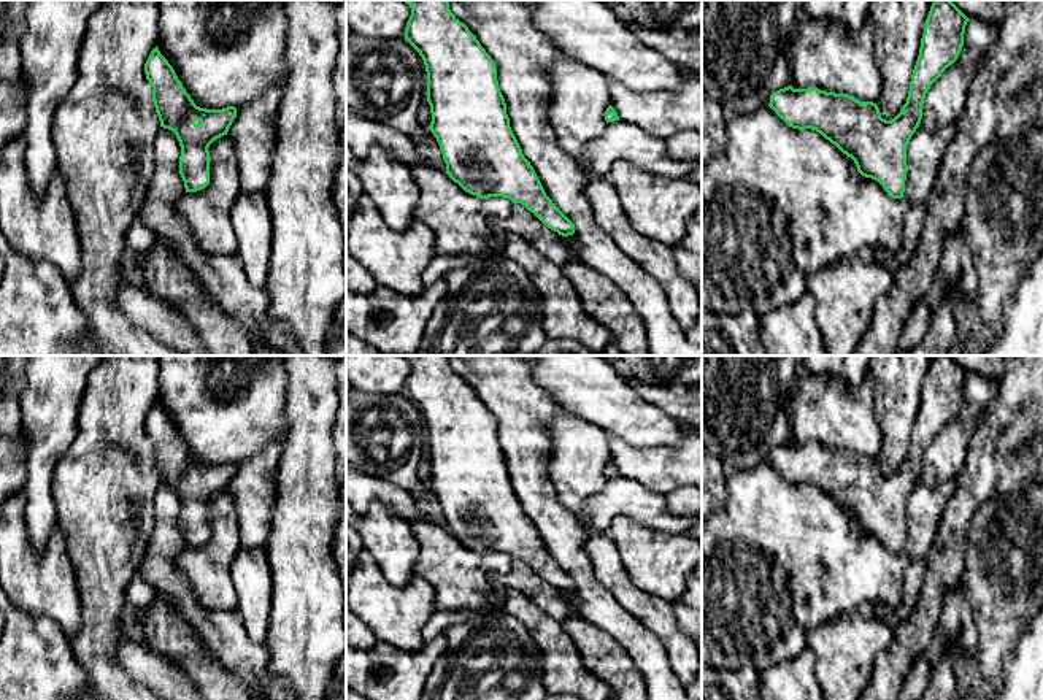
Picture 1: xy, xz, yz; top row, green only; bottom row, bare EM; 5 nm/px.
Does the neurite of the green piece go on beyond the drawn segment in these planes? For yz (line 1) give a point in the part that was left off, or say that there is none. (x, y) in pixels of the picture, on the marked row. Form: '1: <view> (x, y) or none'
1: none

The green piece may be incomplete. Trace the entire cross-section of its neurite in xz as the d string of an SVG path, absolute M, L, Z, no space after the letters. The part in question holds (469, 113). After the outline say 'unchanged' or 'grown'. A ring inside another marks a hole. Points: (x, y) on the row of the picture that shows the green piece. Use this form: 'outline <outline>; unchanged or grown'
outline M448 0L403 2L411 8L405 40L425 65L427 102L432 113L429 129L440 144L449 178L479 198L503 197L521 203L548 229L562 237L573 235L575 224L546 195L510 127L497 67L491 56L468 27L451 13Z; unchanged

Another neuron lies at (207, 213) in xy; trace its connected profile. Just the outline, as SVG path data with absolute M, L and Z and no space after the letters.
M224 135L208 151L210 184L197 192L184 192L175 211L191 229L197 249L205 254L237 254L238 240L230 219L230 210L241 192L235 148Z

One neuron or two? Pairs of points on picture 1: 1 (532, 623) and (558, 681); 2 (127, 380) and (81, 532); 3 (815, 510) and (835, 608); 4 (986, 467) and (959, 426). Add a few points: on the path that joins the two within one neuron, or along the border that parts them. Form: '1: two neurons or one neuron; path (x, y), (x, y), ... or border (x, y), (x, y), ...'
1: one neuron; path (546, 637), (558, 648), (558, 667)
2: one neuron; path (111, 418), (94, 494)
3: one neuron; path (815, 534), (815, 562), (835, 584)
4: two neurons; border (986, 408), (972, 435), (966, 467), (956, 476)

